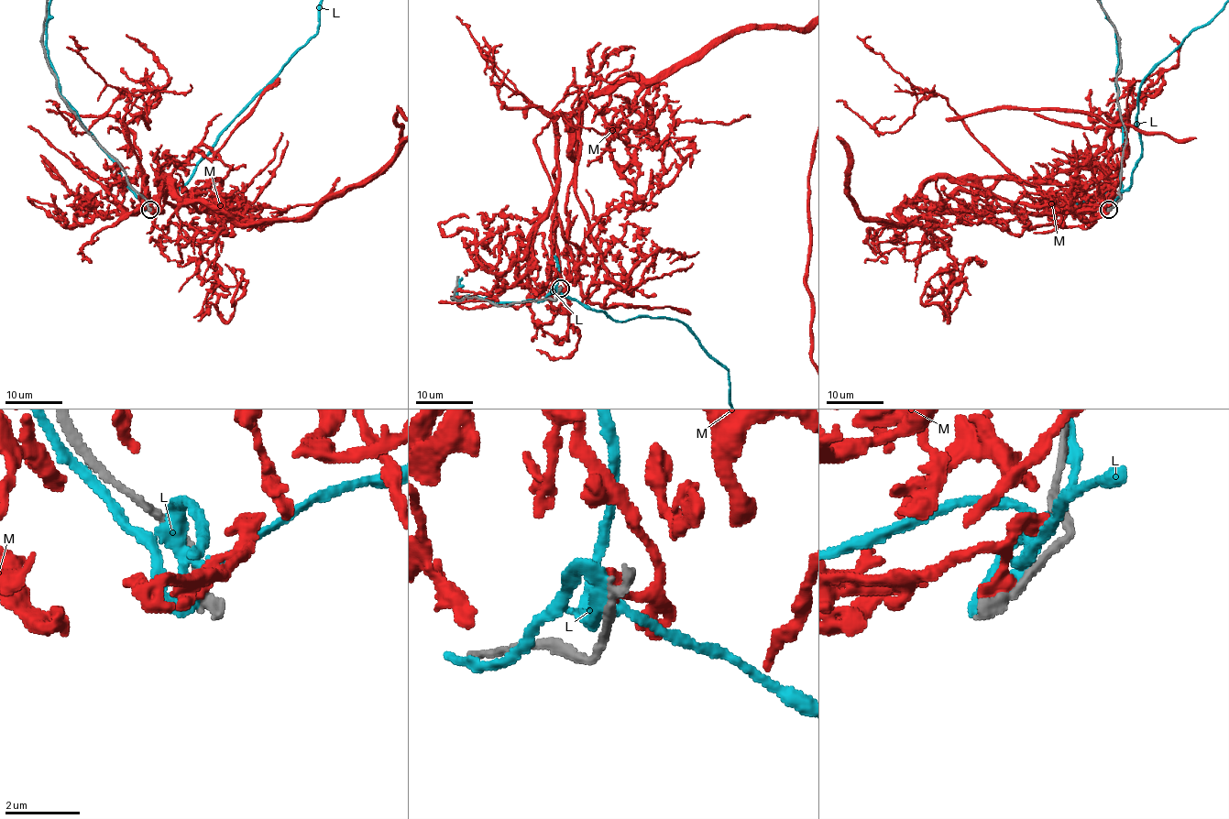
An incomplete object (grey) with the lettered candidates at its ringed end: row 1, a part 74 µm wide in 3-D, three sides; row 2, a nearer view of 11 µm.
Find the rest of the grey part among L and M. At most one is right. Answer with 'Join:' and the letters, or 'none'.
Join: none

